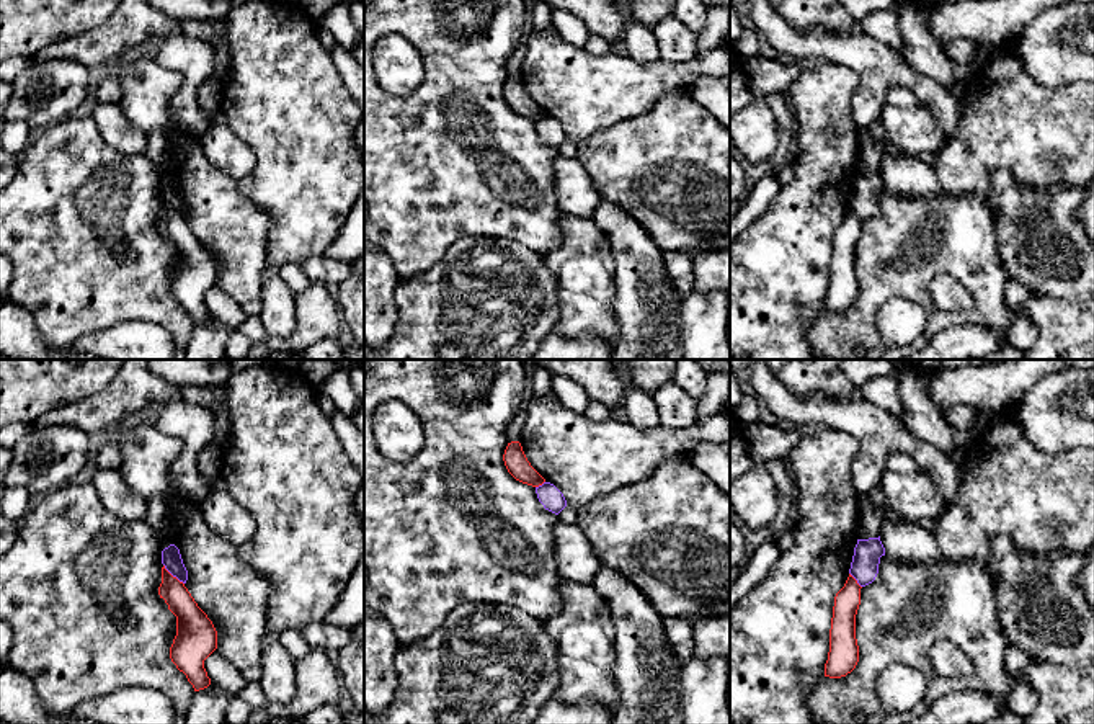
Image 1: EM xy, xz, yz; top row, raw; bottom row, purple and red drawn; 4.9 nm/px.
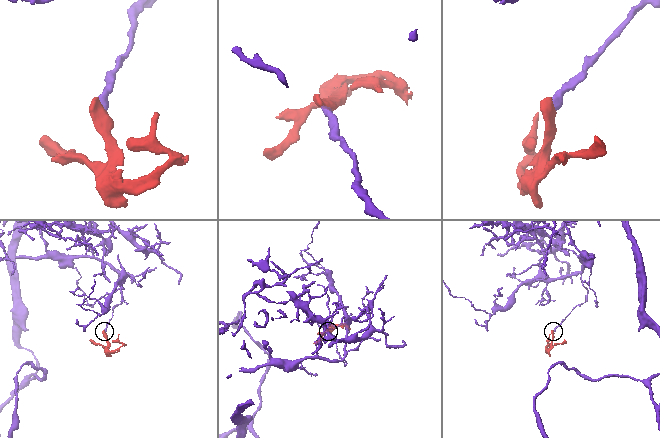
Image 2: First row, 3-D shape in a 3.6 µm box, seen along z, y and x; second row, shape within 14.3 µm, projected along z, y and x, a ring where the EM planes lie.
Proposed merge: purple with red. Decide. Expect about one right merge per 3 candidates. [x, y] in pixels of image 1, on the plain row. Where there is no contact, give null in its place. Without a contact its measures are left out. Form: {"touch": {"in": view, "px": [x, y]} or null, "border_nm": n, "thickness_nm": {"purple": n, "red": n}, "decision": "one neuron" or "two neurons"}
{"touch": {"in": "xy", "px": [173, 210]}, "border_nm": 140, "thickness_nm": {"purple": 100, "red": 160}, "decision": "two neurons"}

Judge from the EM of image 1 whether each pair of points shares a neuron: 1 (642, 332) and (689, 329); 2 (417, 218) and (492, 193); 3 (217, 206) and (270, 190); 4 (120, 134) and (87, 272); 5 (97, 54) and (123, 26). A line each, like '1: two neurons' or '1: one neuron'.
1: two neurons
2: one neuron
3: two neurons
4: two neurons
5: one neuron

